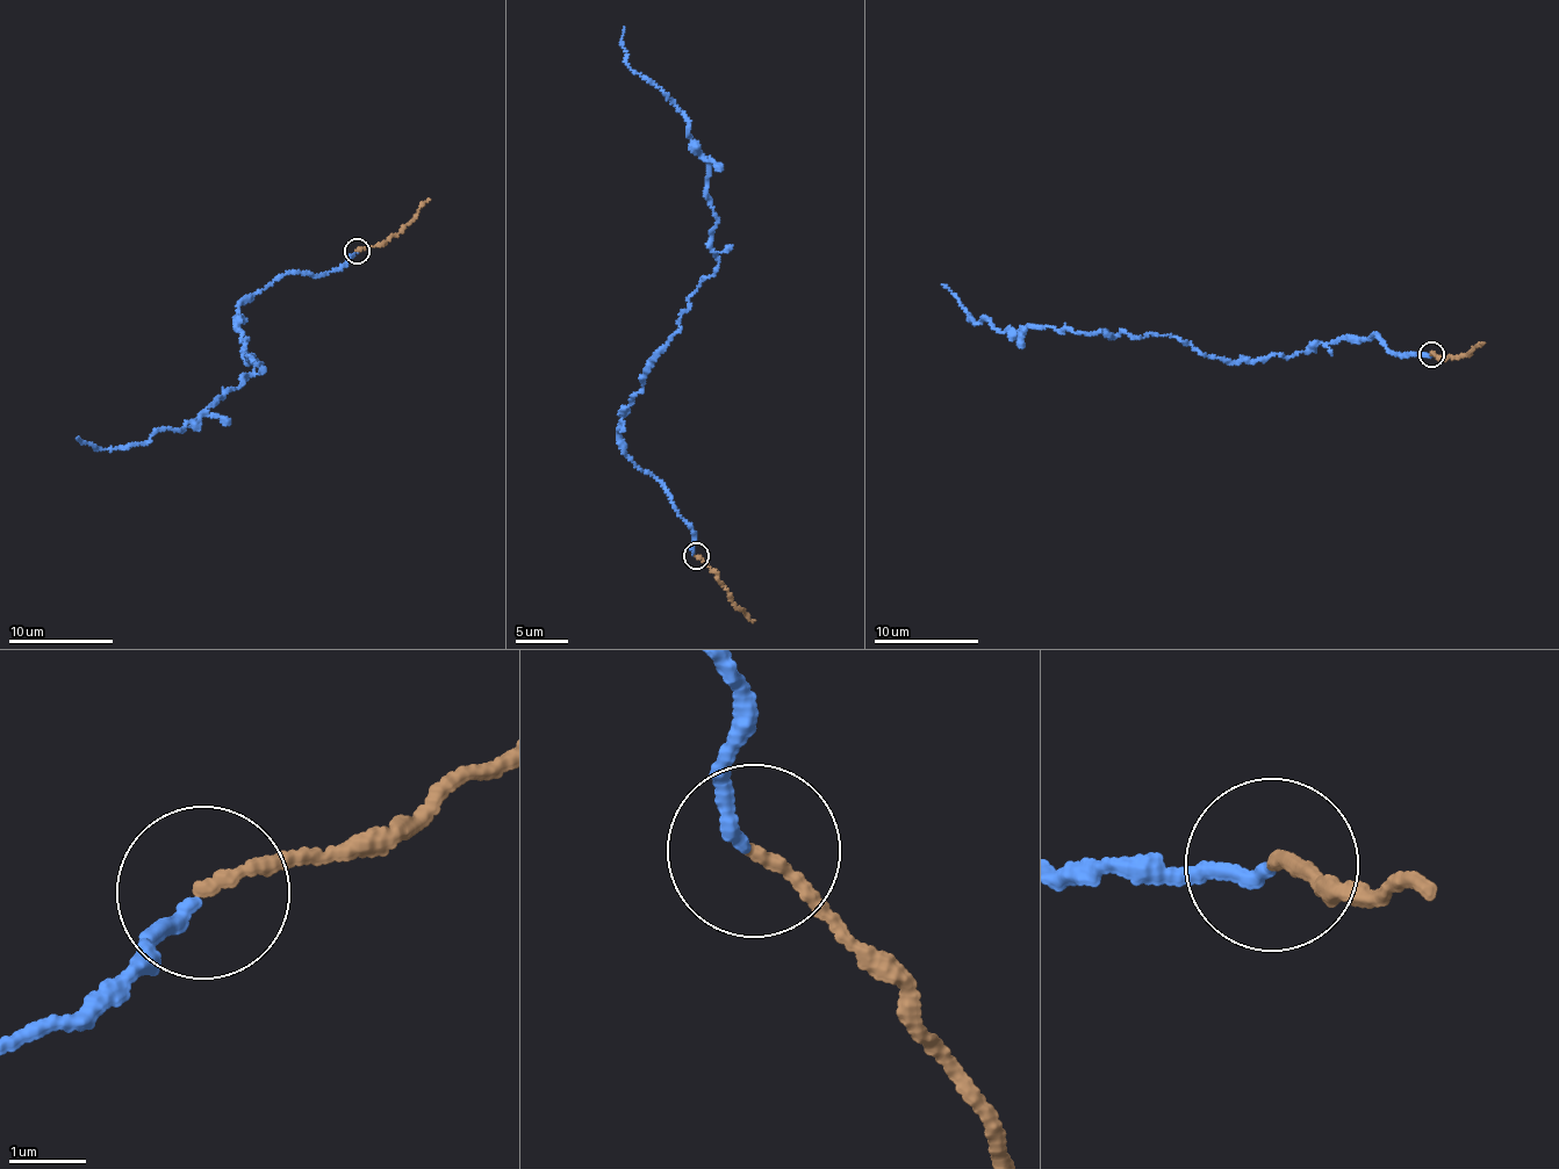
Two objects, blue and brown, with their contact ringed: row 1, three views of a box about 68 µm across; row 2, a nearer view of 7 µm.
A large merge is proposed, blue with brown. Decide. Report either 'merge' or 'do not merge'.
do not merge

